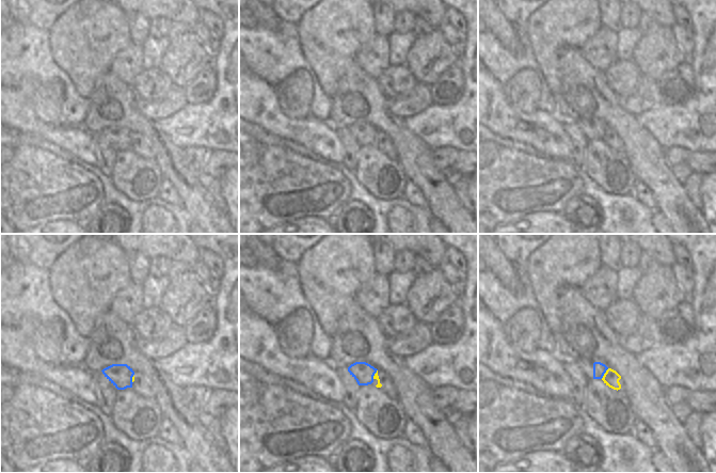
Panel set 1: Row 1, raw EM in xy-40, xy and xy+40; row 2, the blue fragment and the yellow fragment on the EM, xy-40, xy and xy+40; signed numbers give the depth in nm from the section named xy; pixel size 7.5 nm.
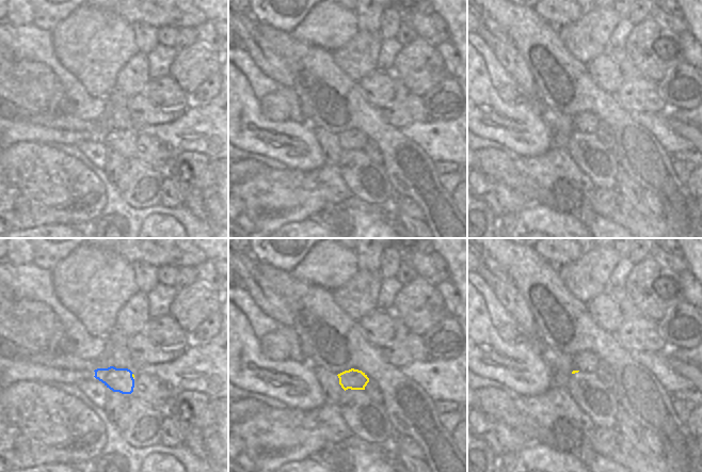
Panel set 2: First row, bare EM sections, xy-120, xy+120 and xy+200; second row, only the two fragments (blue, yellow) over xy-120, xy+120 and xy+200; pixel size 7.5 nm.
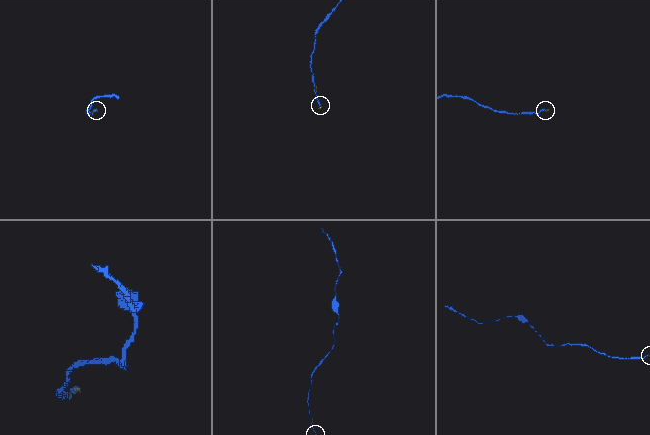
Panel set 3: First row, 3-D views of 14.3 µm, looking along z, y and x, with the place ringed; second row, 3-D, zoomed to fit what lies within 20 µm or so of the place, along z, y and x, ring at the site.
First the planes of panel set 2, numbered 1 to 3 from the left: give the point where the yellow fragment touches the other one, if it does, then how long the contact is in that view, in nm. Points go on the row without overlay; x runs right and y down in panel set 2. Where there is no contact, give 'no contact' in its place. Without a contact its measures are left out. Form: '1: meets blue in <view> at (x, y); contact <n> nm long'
1: meets blue in xy-120 at (131, 136); contact 40 nm long
2: no contact
3: no contact

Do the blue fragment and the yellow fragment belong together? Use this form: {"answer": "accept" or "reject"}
{"answer": "accept"}

